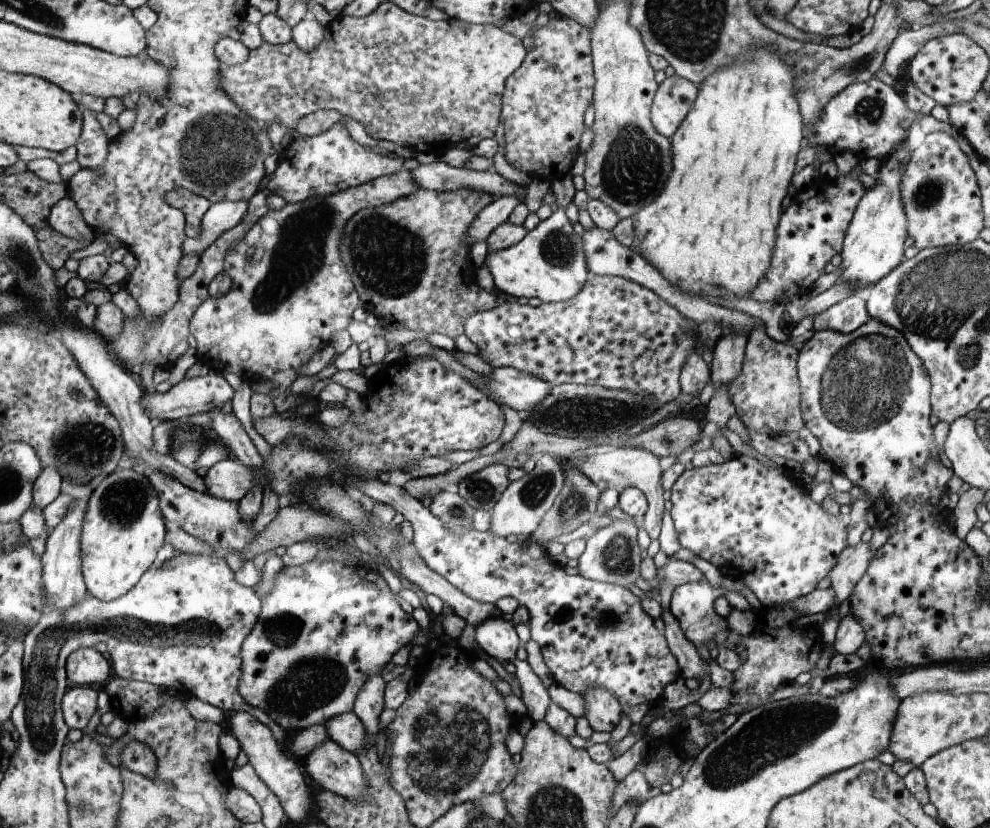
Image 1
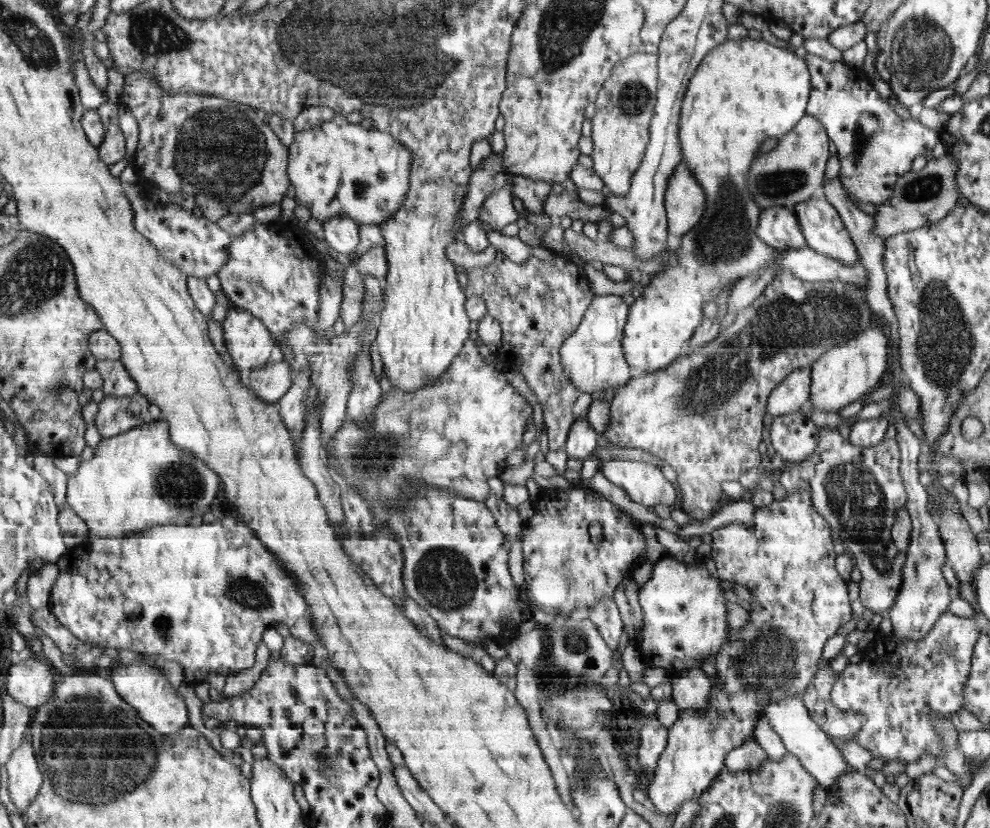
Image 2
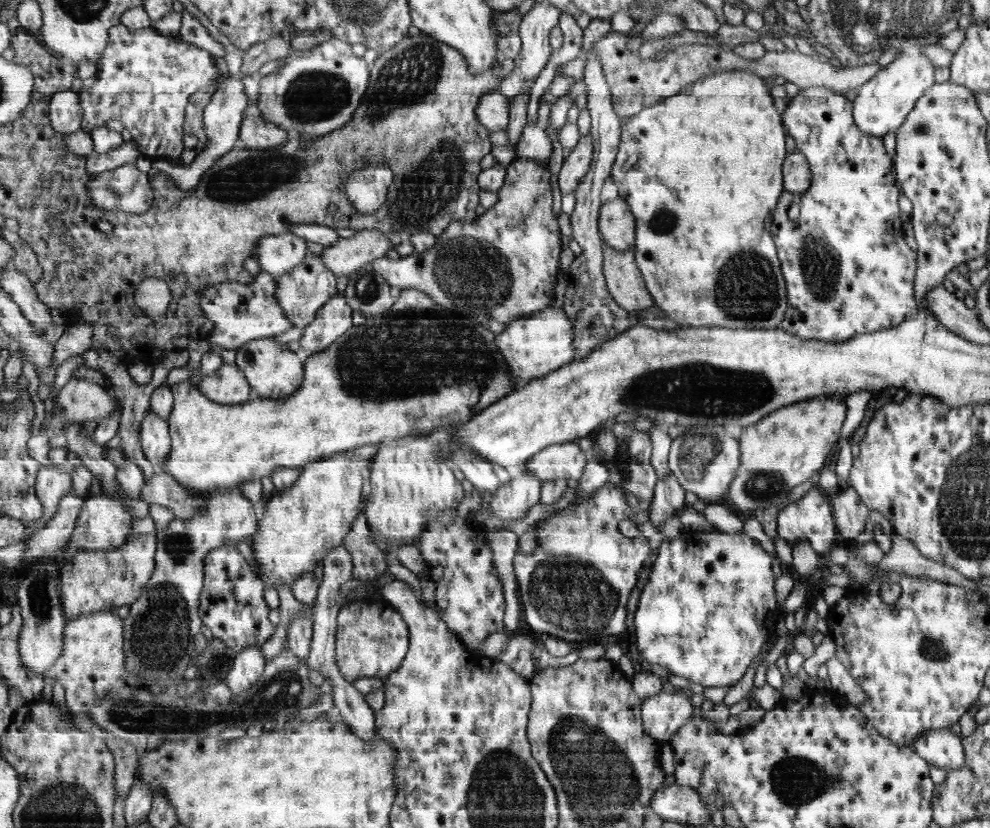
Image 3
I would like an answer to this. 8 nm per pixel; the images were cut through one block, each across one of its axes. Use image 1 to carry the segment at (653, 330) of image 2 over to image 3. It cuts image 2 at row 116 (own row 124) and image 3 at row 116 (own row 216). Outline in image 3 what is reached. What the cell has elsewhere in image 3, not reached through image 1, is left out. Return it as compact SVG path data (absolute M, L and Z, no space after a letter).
M727 70L709 74L703 80L697 80L695 84L689 84L681 94L669 96L661 104L657 102L651 108L643 108L637 116L627 120L621 126L621 150L617 156L617 162L613 166L613 182L619 188L619 196L629 204L633 216L635 216L635 260L637 270L641 270L641 278L645 280L645 290L649 290L649 296L653 298L653 306L661 308L665 316L675 322L679 328L737 328L737 330L777 330L777 324L783 320L787 310L787 292L785 284L779 272L779 260L777 260L777 248L773 244L769 228L773 226L773 210L777 208L781 190L781 162L785 162L785 150L783 150L783 130L781 128L779 114L773 108L773 98L769 96L769 88L763 84L761 78L757 78L751 70Z

